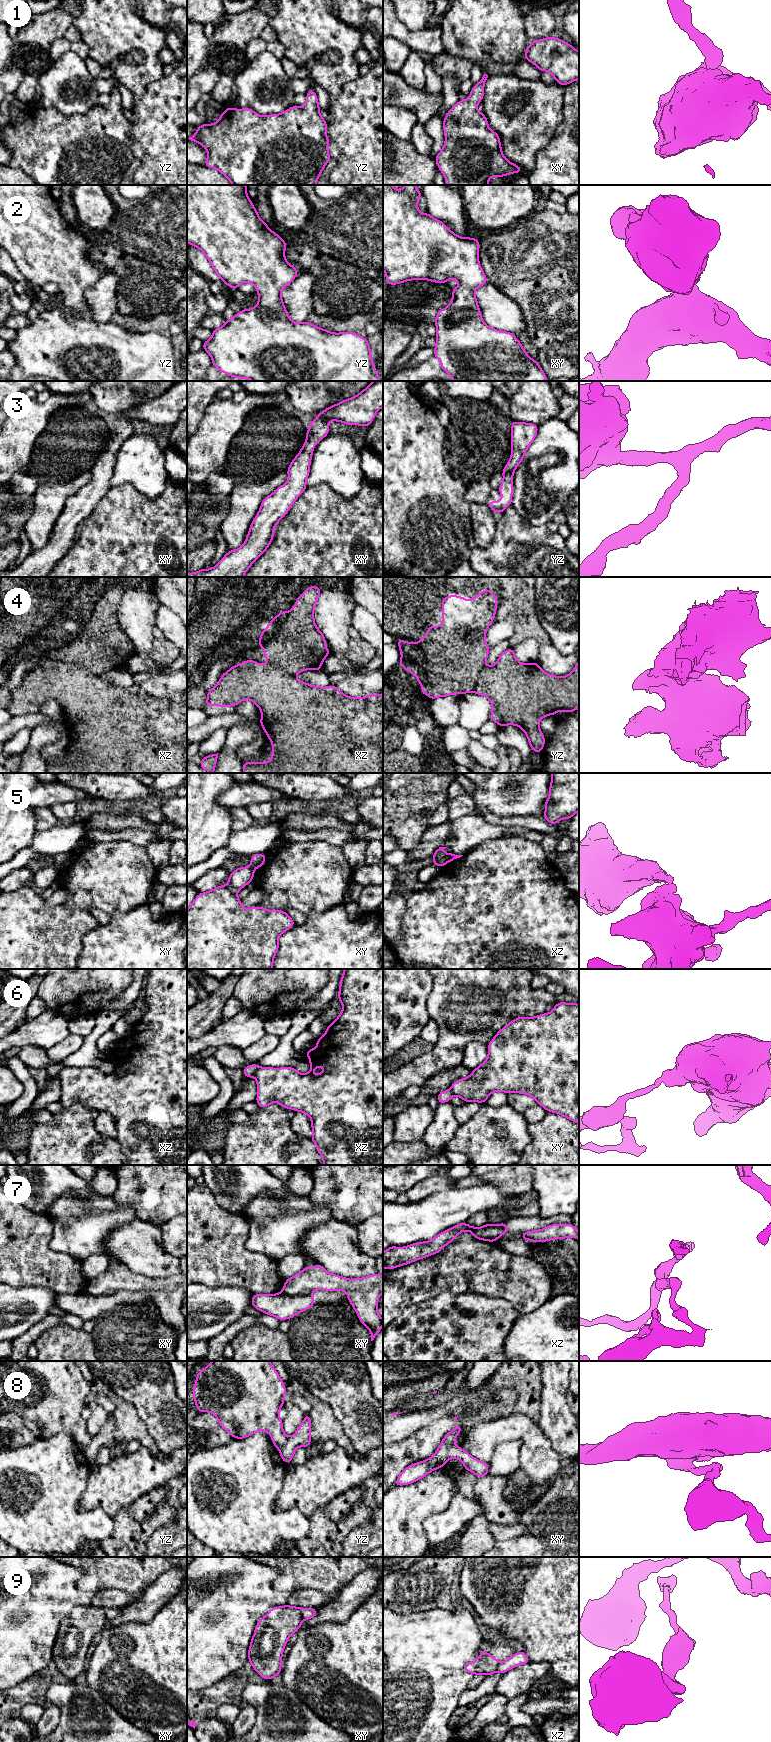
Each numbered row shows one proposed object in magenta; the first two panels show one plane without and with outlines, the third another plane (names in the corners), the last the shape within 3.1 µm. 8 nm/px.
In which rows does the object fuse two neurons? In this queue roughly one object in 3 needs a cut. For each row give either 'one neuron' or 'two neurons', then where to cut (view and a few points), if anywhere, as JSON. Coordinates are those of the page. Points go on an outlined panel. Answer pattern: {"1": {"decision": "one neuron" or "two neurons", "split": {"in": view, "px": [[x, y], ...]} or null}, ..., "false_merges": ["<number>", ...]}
{"1": {"decision": "one neuron", "split": null}, "2": {"decision": "one neuron", "split": null}, "3": {"decision": "one neuron", "split": null}, "4": {"decision": "one neuron", "split": null}, "5": {"decision": "two neurons", "split": {"in": "xz", "px": [[448, 854], [449, 860]]}}, "6": {"decision": "two neurons", "split": {"in": "xz", "px": [[258, 1066], [253, 1075]]}}, "7": {"decision": "two neurons", "split": {"in": "xy", "px": [[311, 1291], [293, 1295], [286, 1295], [281, 1292]]}}, "8": {"decision": "two neurons", "split": {"in": "yz", "px": [[289, 1437], [279, 1450]]}}, "9": {"decision": "two neurons", "split": {"in": "xy", "px": [[300, 1608], [300, 1615], [302, 1617]]}}, "false_merges": ["5", "6", "7", "8", "9"]}

